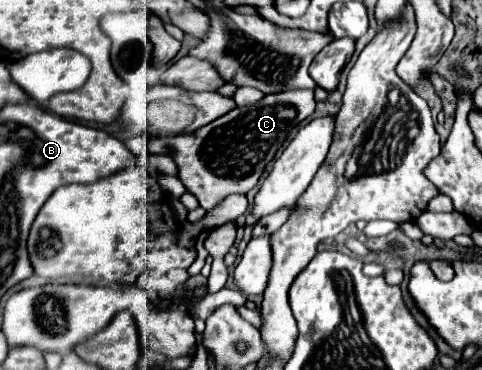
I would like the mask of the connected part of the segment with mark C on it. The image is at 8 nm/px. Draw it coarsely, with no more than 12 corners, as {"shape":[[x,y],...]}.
{"shape":[[312,89],[266,95],[150,139],[210,211],[256,187]]}

